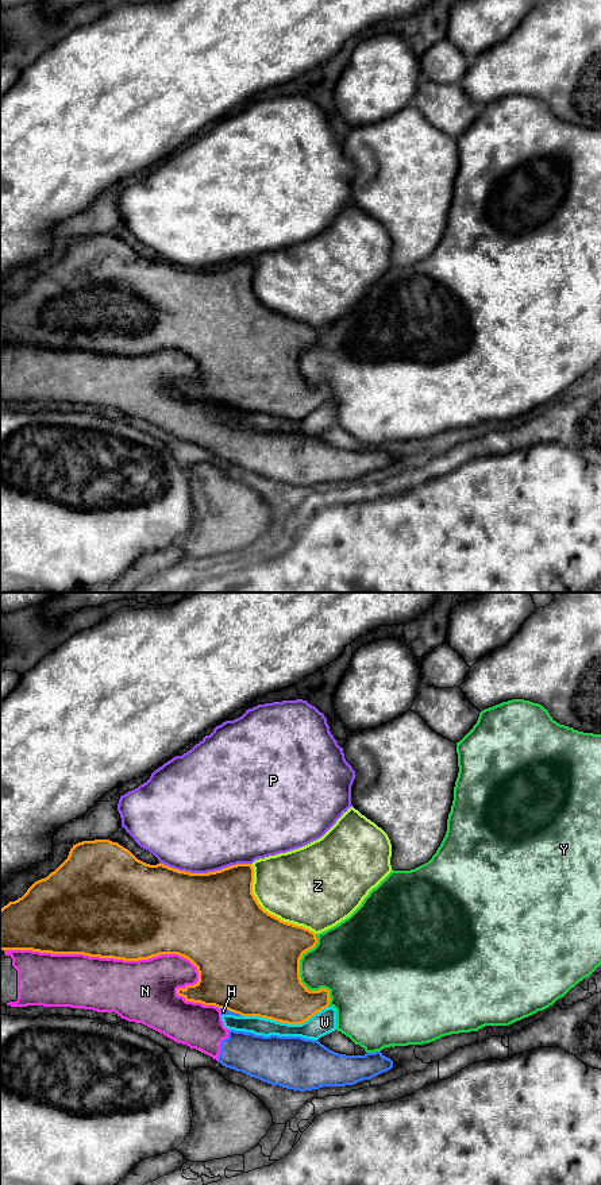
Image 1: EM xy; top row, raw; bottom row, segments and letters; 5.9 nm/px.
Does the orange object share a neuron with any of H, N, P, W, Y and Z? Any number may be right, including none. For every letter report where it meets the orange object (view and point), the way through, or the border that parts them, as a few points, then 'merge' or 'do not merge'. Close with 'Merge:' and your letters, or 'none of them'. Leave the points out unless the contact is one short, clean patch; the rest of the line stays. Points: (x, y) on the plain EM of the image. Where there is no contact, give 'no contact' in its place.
H: xy (231, 406) | do not merge
N: xy (139, 354) | do not merge
P: xy (205, 269) | do not merge
W: xy (284, 417) | do not merge
Y: xy (299, 373) | do not merge
Z: xy (266, 307) | do not merge
Merge: none of them

